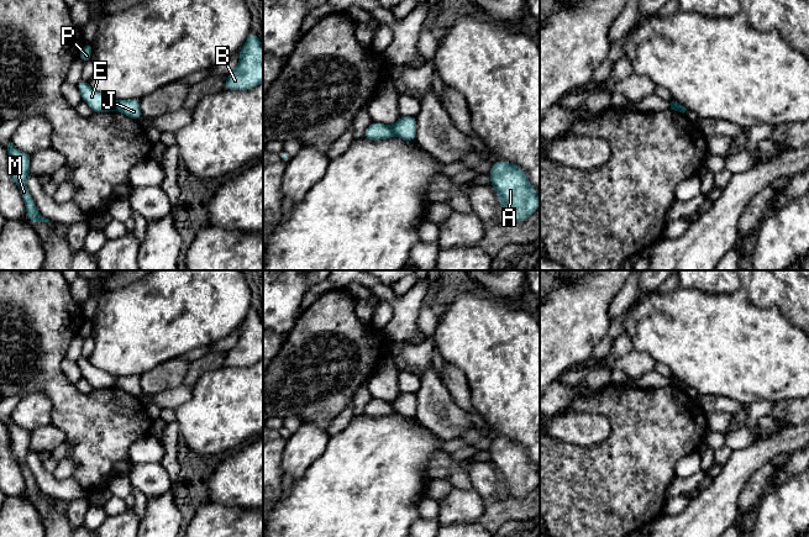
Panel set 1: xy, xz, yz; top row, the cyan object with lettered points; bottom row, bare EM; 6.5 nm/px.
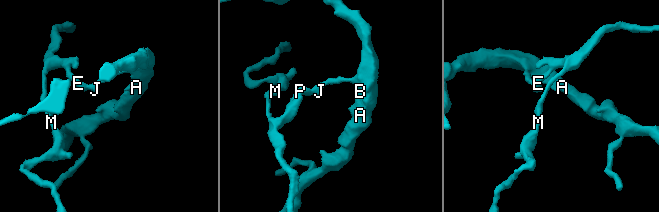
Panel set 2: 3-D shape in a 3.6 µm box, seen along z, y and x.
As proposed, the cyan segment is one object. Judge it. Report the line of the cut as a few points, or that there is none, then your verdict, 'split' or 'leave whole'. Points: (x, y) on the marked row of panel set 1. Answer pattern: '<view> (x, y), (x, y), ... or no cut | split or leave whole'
xy (115, 101), (116, 109) | split

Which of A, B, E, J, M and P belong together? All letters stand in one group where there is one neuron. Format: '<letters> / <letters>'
A B J / E M P

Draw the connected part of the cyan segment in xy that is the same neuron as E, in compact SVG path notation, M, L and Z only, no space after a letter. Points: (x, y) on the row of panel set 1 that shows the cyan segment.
M80 80L77 88L82 95L82 101L85 101L94 114L104 114L116 110L116 101L93 89L88 81Z

